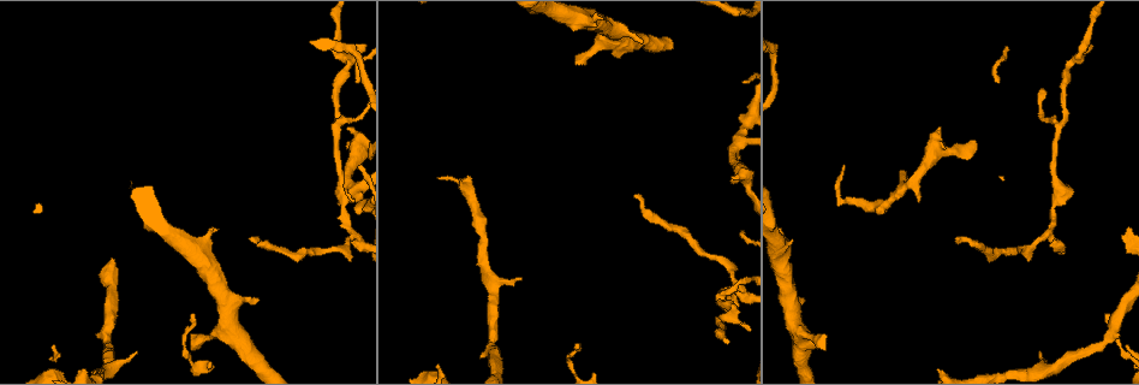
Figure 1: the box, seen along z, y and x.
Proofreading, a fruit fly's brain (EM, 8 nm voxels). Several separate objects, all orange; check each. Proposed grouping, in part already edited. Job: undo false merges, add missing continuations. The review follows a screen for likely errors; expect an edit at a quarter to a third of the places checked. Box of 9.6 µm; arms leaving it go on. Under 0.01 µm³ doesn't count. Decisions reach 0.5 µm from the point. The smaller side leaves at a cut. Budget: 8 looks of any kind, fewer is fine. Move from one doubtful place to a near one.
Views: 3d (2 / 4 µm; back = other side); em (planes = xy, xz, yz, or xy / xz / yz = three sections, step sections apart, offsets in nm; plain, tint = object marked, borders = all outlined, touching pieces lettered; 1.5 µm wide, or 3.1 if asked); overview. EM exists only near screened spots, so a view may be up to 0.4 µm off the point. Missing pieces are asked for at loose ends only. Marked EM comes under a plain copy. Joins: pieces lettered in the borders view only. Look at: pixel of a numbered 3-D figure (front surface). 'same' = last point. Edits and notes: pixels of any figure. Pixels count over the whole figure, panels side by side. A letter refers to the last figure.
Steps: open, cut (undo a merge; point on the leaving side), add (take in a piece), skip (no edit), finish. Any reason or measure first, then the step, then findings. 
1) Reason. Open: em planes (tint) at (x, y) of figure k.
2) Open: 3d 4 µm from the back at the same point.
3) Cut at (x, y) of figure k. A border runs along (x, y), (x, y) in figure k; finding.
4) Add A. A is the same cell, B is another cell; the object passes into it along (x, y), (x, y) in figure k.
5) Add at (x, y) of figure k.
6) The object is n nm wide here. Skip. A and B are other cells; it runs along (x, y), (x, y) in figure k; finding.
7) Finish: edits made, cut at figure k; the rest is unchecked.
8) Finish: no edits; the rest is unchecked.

Branch stops here. Open: em planes (borders) at (351, 201) of figure 1.

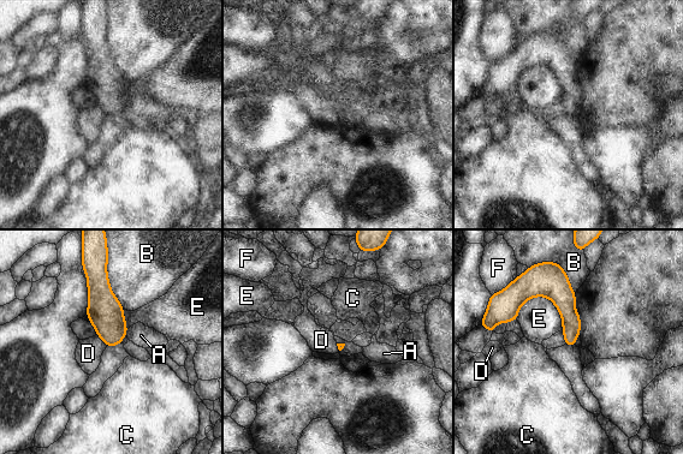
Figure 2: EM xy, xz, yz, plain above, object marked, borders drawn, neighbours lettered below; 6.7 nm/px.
Skip. A, B, C, D, E and F are other cells; a border runs along (96, 334), (106, 346) in figure 2; no lettered piece goes on from it.

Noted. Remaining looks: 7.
Open: em planes (borders) at (781, 229) of figure 1.

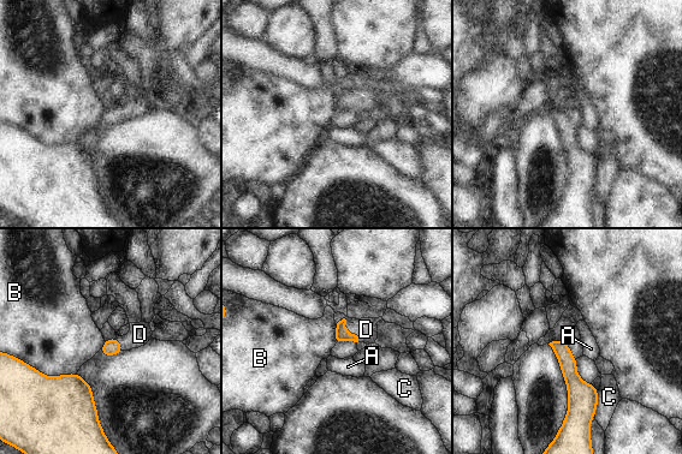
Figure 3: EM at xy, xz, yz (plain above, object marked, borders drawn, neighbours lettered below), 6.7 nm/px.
Add D. D is the same cell, A, B and C are other cells; the object passes into it along (340, 334), (349, 332), (366, 329) in figure 3; the cell continues.

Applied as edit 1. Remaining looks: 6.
Redraw. Open: overview.

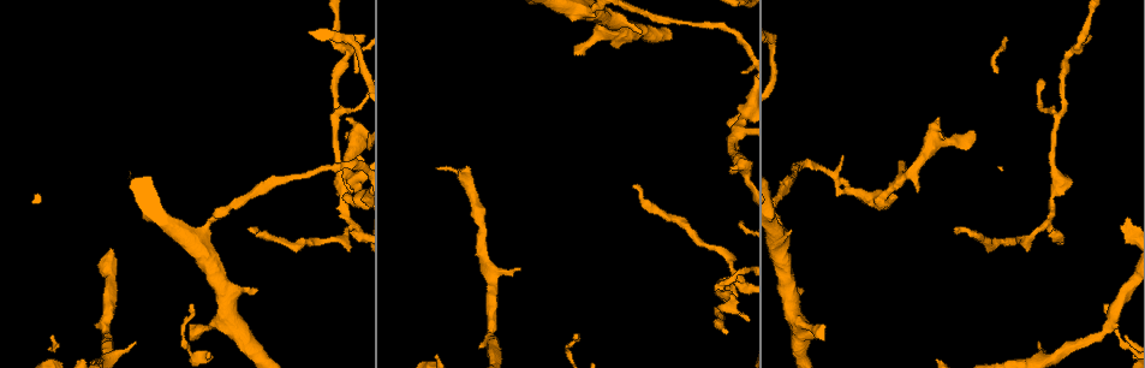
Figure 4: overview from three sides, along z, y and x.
An open end. Open: em planes (borders) at (576, 52) of figure 4.

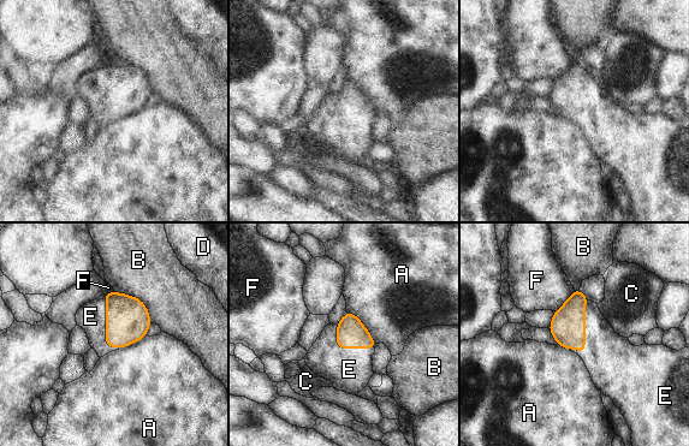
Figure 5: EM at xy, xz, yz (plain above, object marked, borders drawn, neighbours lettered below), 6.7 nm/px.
Add E. E is the same cell, A, B, C, D and F are other cells; the object passes into it along (568, 327), (584, 328), (609, 357) in figure 5; it goes on there.

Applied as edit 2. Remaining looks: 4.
Finish: edits made, add at figure 3, add at figure 5; the rest is unchecked.

